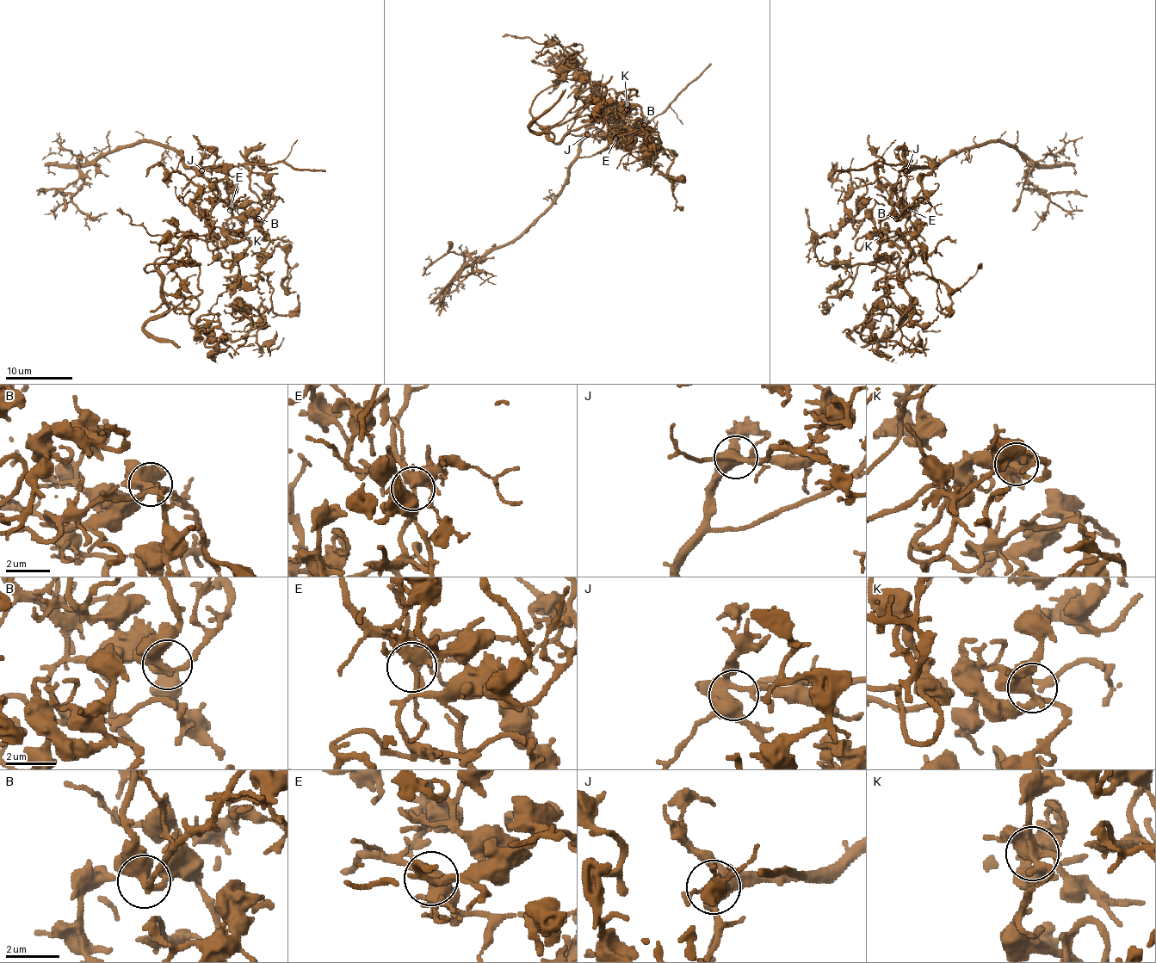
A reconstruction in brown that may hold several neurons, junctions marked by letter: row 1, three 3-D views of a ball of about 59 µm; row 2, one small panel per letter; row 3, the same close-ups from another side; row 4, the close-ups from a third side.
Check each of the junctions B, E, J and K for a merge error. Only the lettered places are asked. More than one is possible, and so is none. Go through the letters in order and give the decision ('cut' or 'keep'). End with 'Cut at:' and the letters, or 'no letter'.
B: keep
E: cut
J: keep
K: keep
Cut at: E

